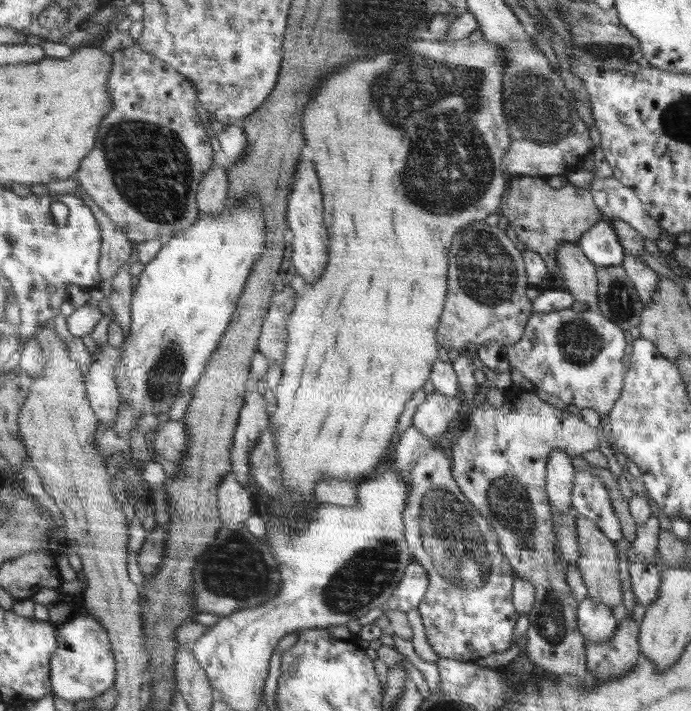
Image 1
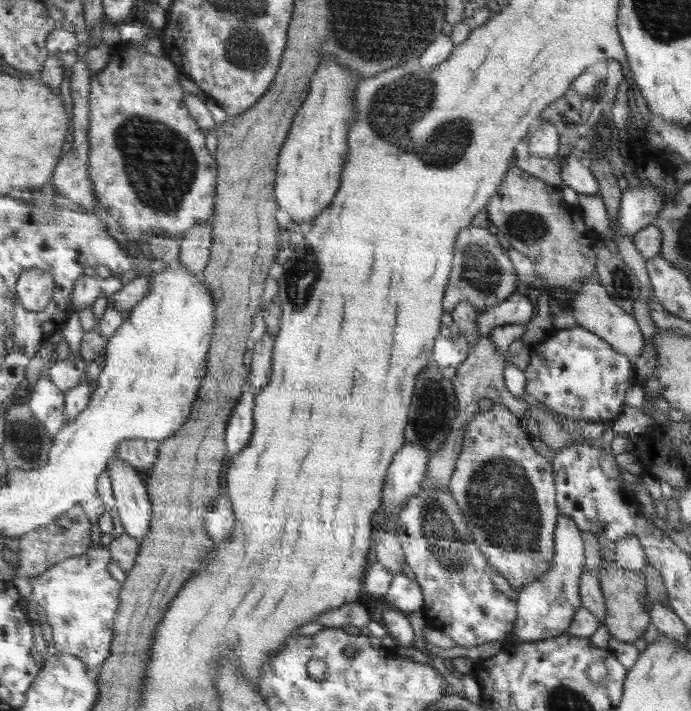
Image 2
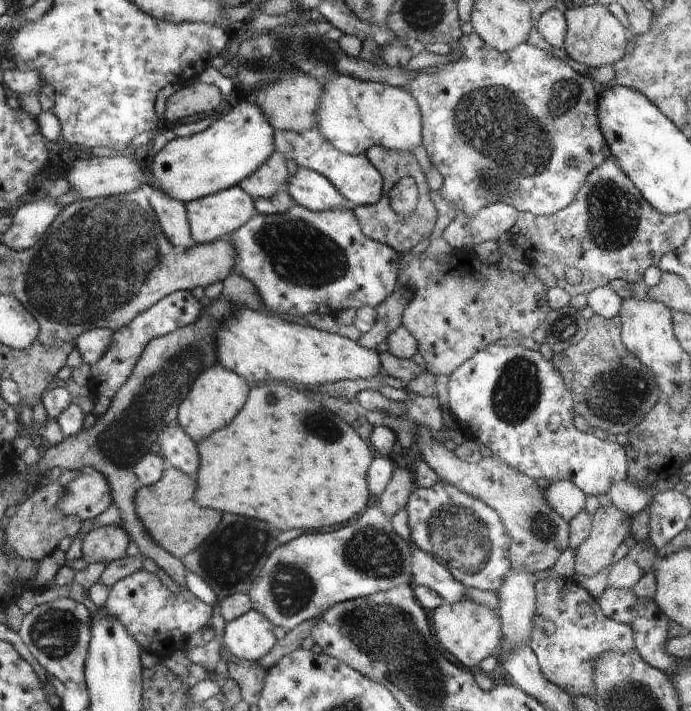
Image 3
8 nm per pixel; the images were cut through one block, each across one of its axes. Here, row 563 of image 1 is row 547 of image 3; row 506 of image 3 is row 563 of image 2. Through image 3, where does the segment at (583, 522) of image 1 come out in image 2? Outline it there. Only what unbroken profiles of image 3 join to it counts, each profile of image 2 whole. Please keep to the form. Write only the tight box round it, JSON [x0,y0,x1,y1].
[597,562,651,644]

